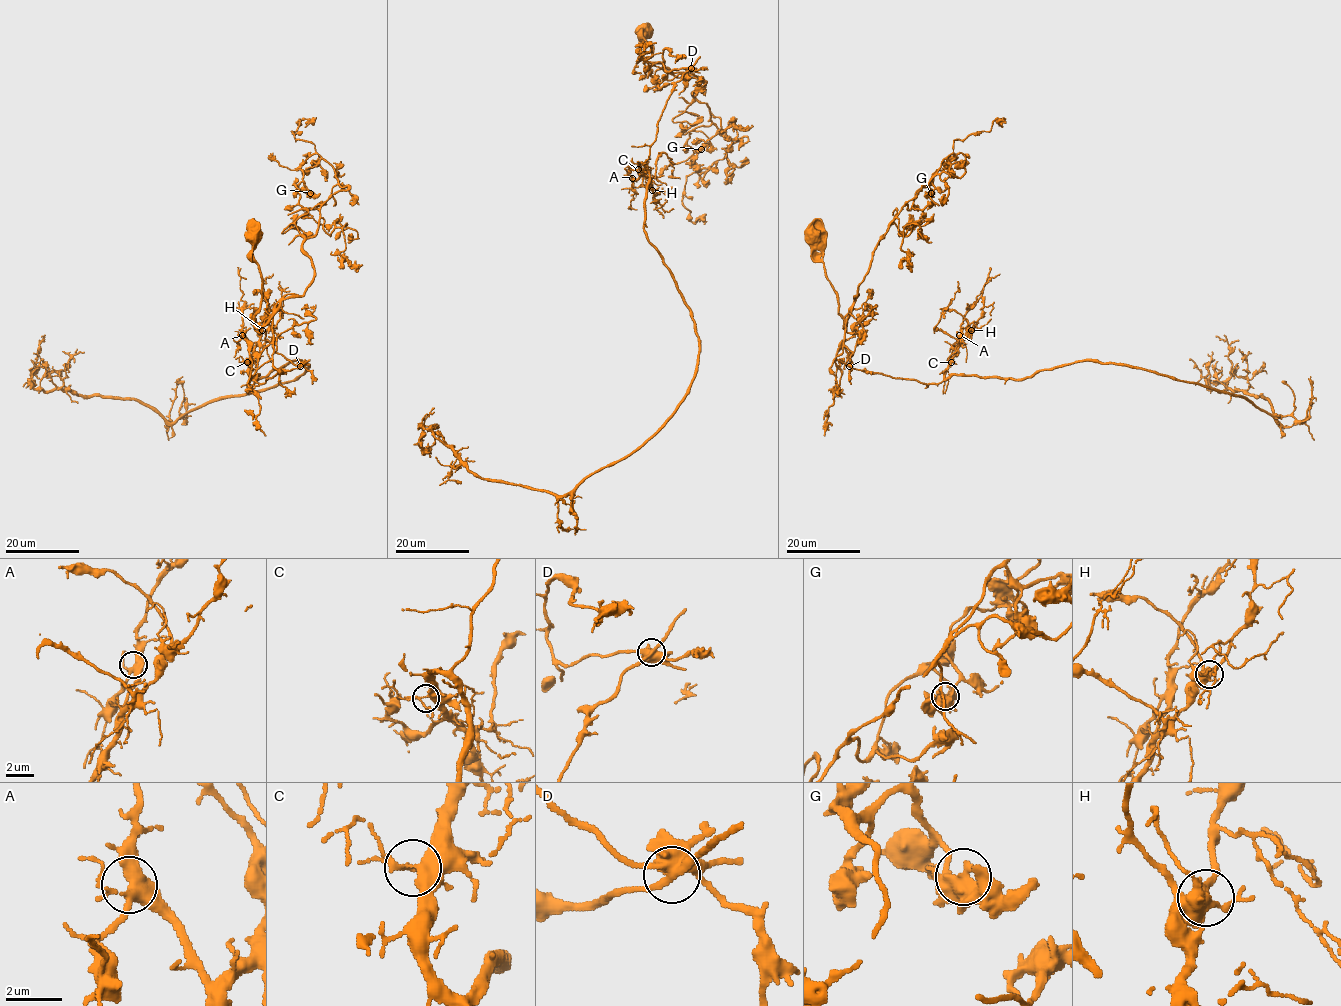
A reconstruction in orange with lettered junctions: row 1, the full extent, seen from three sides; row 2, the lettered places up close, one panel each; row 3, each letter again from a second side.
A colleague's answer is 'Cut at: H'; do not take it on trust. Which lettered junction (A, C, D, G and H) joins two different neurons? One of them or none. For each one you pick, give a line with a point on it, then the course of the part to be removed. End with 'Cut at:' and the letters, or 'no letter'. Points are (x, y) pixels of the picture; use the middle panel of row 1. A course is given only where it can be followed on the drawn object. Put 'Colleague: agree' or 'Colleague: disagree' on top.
Colleague: disagree
D: at (691, 68); foreign part runs (690, 68), (645, 162), (644, 232), (698, 337), (676, 412), (562, 495), (432, 434)
Cut at: D

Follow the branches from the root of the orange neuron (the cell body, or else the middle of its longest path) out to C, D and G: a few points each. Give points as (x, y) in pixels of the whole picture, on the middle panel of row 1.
C: (643, 31), (652, 47), (644, 62), (664, 62), (668, 71), (689, 69), (675, 84), (650, 157), (638, 169)
D: (643, 31), (643, 41), (652, 47), (652, 55), (644, 62), (663, 65), (664, 62), (668, 71), (690, 68)
G: (643, 31), (652, 47), (644, 62), (704, 83), (693, 95), (709, 107), (711, 124), (687, 140), (701, 149)

